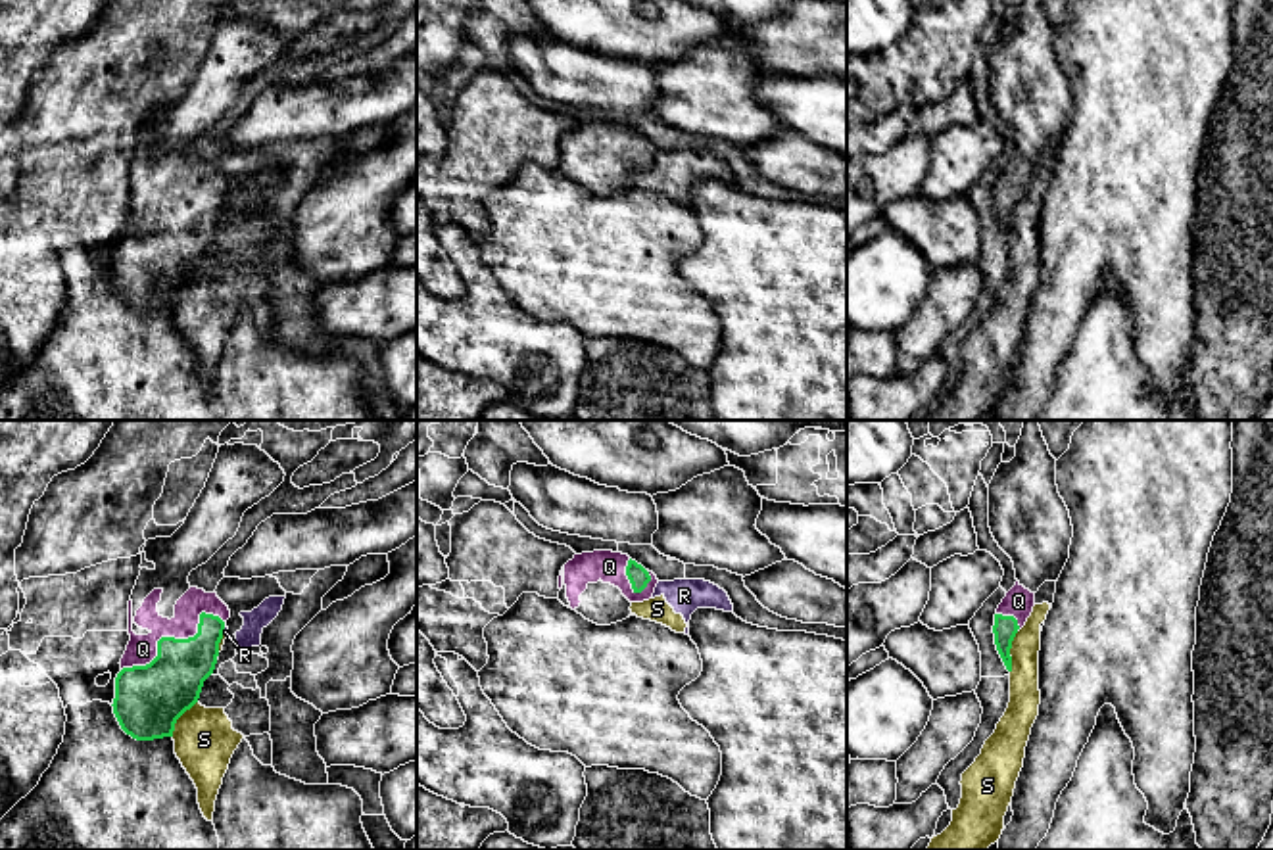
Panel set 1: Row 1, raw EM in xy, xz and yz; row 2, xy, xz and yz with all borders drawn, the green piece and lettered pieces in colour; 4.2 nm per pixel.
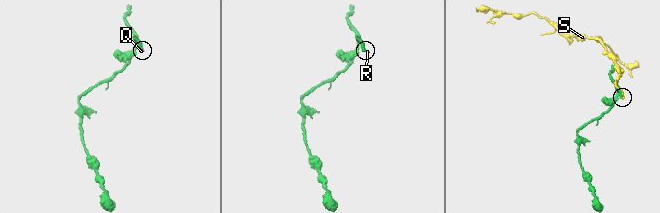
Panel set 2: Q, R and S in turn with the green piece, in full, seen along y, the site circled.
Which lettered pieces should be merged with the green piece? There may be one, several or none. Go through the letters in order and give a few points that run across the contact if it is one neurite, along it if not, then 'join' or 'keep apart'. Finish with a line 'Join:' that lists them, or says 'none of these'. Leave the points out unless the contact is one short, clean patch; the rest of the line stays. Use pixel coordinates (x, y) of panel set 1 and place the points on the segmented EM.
Q: join
R: xy (225, 624), (221, 634) | keep apart
S: keep apart
Join: Q

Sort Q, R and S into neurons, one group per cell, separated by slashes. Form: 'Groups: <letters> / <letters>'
Groups: Q / R S

